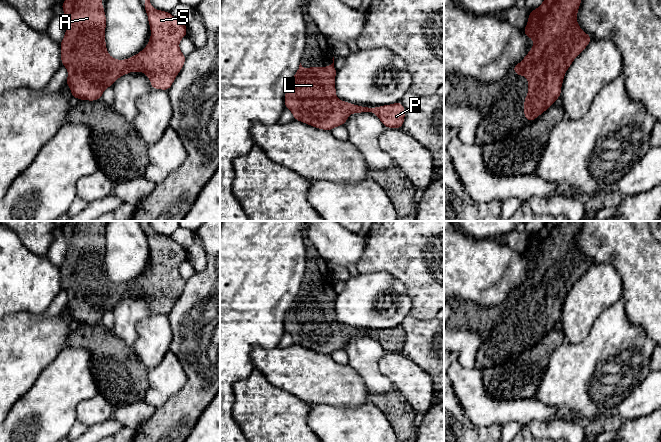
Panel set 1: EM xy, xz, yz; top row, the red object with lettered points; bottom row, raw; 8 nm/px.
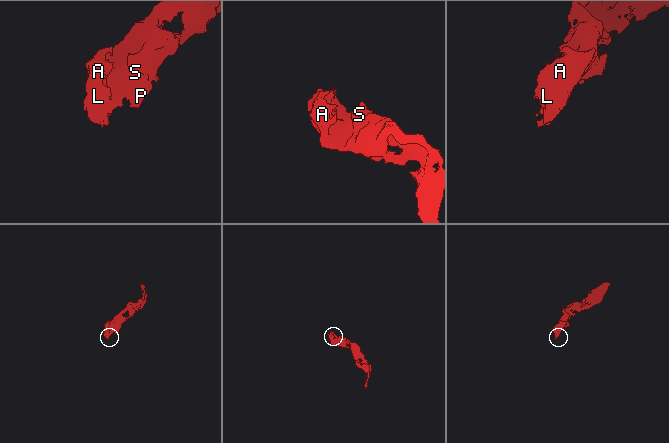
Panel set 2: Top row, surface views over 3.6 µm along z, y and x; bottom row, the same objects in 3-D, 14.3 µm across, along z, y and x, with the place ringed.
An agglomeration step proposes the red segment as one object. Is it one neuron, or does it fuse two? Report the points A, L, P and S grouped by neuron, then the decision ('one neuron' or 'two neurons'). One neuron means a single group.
A P S / L | two neurons

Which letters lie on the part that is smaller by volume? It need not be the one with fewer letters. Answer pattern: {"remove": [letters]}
{"remove": ["L"]}

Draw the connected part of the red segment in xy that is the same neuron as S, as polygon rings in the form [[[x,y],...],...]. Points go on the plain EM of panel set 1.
[[[68,221],[61,227],[66,240],[65,260],[60,266],[61,289],[67,293],[82,292],[81,299],[96,299],[98,293],[107,293],[111,297],[112,306],[129,296],[141,295],[151,304],[150,313],[168,315],[176,300],[184,290],[186,280],[179,273],[179,265],[187,260],[187,249],[175,242],[168,235],[156,234],[152,231],[150,221],[144,221],[151,261],[147,270],[138,278],[125,283],[112,282],[106,272],[105,254],[106,239],[102,231],[102,221]]]

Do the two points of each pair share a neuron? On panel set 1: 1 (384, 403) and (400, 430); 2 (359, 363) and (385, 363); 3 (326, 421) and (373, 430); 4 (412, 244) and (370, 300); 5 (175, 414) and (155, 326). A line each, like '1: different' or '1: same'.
1: same
2: different
3: same
4: different
5: different

